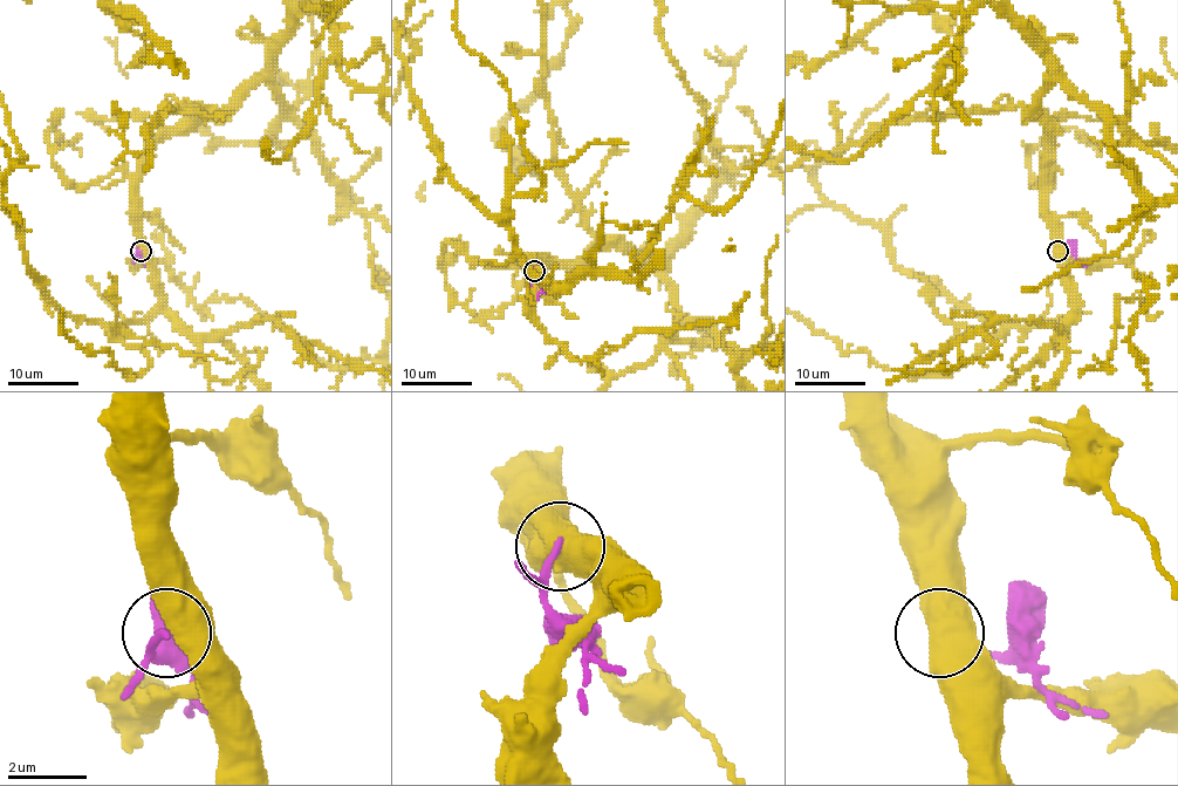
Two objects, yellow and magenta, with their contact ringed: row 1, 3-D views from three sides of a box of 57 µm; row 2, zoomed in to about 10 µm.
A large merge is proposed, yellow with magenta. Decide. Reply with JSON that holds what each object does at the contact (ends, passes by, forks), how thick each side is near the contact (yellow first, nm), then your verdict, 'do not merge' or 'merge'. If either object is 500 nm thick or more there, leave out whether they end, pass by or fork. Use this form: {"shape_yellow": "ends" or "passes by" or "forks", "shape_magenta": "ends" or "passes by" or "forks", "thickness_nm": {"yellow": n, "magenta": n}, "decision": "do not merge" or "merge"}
{"thickness_nm": {"yellow": 750, "magenta": 160}, "decision": "do not merge"}

